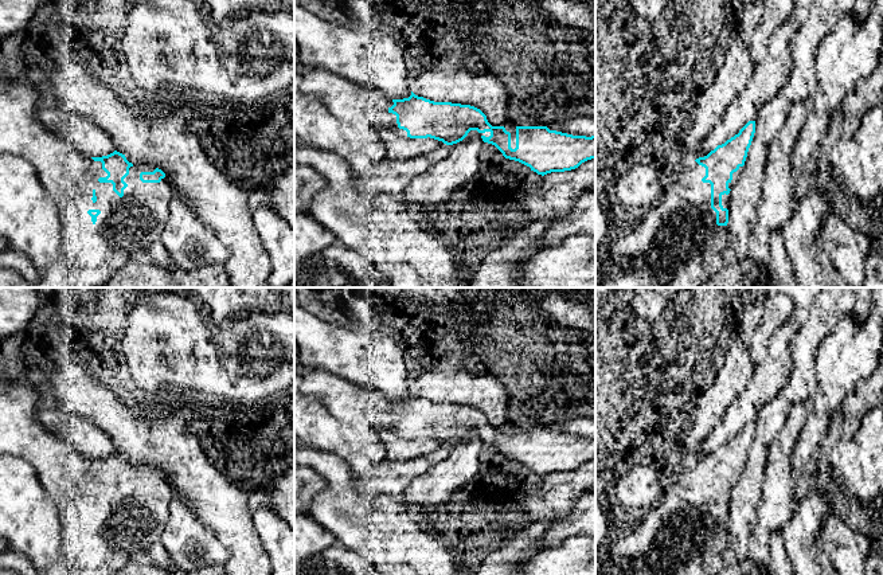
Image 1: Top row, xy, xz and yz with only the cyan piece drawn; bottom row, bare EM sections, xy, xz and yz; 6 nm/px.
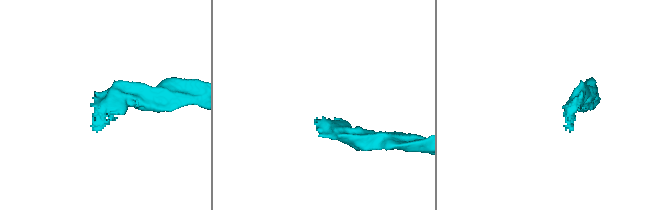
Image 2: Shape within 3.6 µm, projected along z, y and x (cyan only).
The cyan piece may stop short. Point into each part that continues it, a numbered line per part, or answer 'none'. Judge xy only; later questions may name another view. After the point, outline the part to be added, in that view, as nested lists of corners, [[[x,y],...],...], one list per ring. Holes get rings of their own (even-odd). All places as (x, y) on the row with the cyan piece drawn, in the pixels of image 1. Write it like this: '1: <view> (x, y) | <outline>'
1: xy (127, 226) | [[[0,79],[0,153],[23,157],[35,167],[39,181],[58,203],[62,219],[62,253],[46,267],[42,278],[31,288],[99,288],[124,265],[134,261],[137,254],[145,253],[161,239],[173,189],[165,177],[160,183],[142,183],[140,173],[153,172],[156,168],[133,165],[124,179],[128,187],[124,189],[124,196],[120,197],[113,191],[112,183],[98,181],[99,177],[108,176],[101,161],[94,161],[91,157],[82,154],[69,140],[44,128],[38,121],[39,101],[40,93],[32,82]]]

